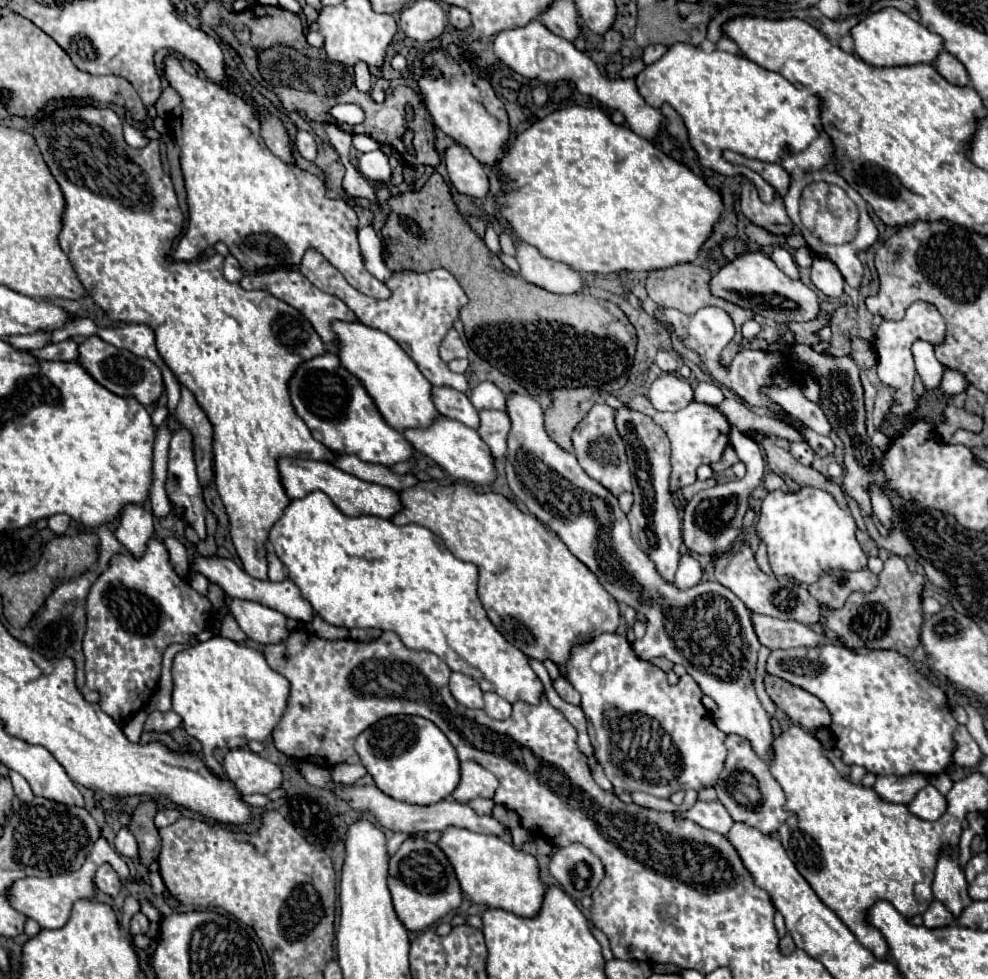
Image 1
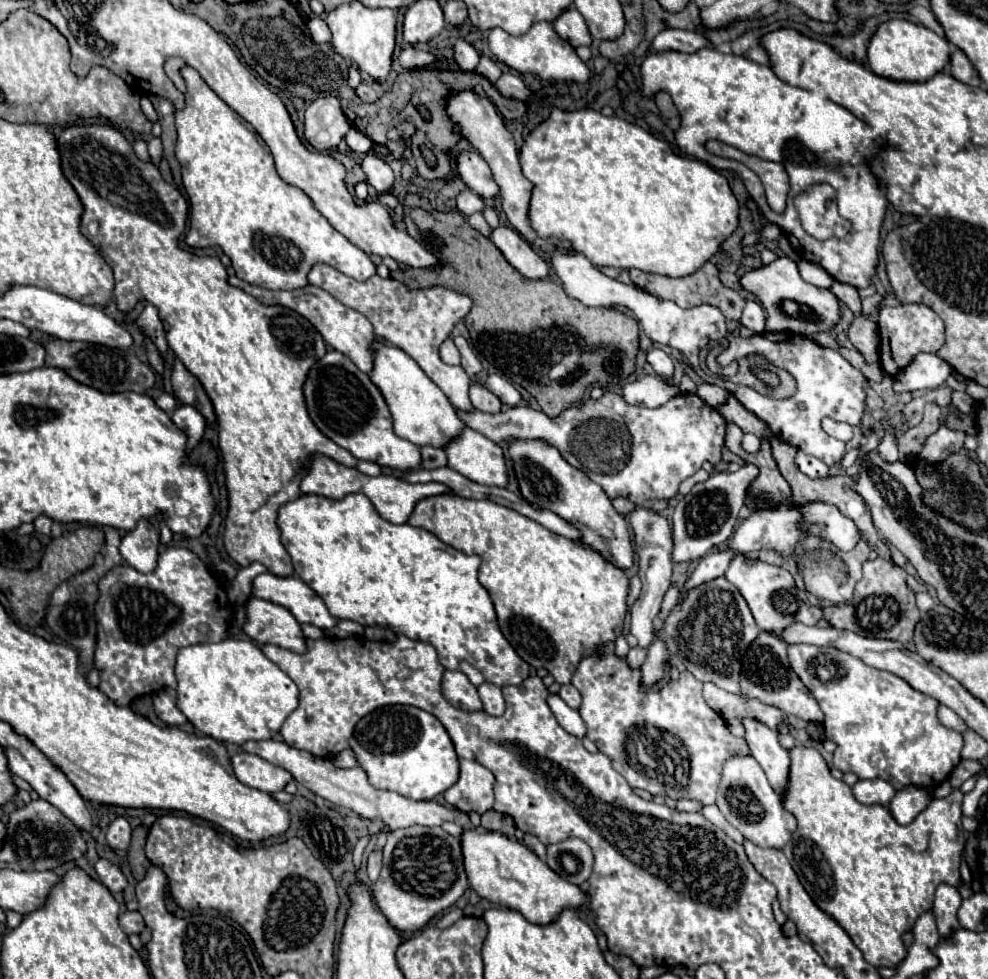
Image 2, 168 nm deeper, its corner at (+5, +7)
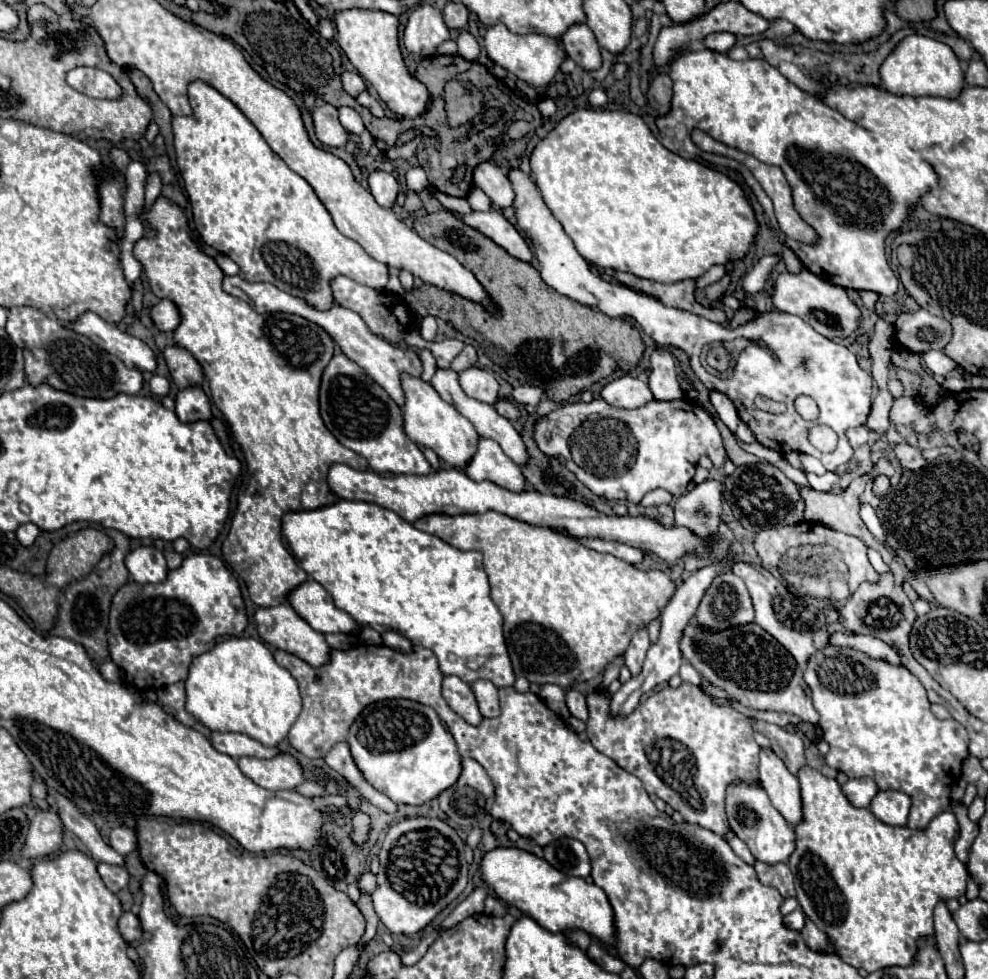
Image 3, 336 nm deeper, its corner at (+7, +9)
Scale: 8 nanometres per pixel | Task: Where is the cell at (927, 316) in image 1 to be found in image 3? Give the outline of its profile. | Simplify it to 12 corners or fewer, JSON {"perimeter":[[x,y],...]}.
{"perimeter":[[923,308],[899,312],[897,344],[917,354],[941,350],[951,324]]}

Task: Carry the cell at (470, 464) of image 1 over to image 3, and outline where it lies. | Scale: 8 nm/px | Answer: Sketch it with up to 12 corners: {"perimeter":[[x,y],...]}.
{"perimeter":[[479,438],[463,472],[521,492],[519,466],[495,440]]}

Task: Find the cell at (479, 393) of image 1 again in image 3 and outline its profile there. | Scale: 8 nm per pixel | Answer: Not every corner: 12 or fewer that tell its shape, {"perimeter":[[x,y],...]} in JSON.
{"perimeter":[[515,386],[511,398],[517,404],[537,406],[545,392],[535,386]]}

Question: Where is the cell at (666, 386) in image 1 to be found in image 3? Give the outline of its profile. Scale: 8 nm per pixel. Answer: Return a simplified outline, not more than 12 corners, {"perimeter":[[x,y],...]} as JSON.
{"perimeter":[[623,376],[601,390],[611,406],[641,408],[653,400],[639,378]]}

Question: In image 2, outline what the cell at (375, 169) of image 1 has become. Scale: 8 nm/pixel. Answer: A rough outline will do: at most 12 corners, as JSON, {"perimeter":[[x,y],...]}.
{"perimeter":[[373,152],[363,158],[363,172],[377,194],[395,182],[393,170]]}

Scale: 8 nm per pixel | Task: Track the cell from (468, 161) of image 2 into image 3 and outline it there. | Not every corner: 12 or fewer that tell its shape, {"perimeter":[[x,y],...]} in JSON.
{"perimeter":[[477,164],[473,184],[495,206],[513,204],[515,192],[497,164]]}

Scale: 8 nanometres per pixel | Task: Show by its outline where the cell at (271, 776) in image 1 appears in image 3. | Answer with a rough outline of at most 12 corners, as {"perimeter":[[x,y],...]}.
{"perimeter":[[291,754],[243,756],[237,764],[265,790],[291,790],[305,780]]}

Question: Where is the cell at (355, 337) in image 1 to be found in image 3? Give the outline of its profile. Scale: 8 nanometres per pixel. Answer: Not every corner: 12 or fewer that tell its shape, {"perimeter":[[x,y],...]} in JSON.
{"perimeter":[[401,374],[405,434],[465,466],[479,434],[429,382]]}

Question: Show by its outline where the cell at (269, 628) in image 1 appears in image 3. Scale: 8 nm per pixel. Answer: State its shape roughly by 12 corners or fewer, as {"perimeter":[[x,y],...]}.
{"perimeter":[[289,604],[257,608],[263,642],[311,666],[329,644]]}

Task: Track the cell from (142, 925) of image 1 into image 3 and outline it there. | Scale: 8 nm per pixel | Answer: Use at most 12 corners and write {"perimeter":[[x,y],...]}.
{"perimeter":[[123,912],[119,932],[129,944],[143,934],[139,918]]}

